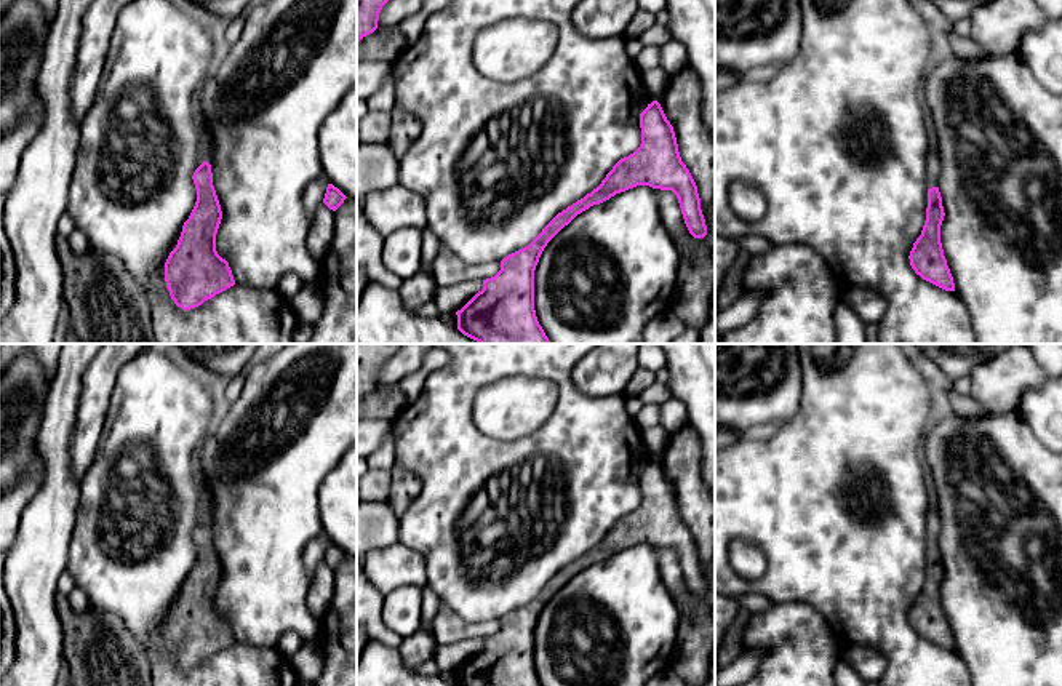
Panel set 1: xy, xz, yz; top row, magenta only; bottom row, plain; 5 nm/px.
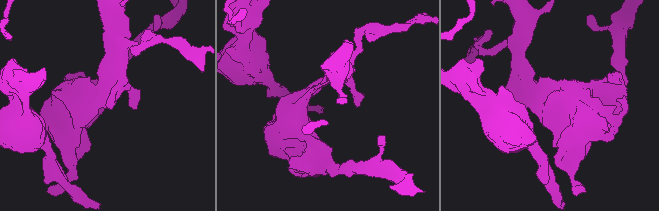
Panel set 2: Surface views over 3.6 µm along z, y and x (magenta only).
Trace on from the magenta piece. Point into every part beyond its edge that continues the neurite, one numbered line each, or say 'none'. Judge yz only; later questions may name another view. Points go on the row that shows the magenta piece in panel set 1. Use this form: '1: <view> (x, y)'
1: yz (933, 163)

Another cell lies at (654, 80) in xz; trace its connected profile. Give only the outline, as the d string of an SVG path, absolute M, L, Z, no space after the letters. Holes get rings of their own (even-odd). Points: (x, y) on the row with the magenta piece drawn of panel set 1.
M651 69L645 74L641 74L641 80L645 88L648 90L649 96L657 101L662 93L665 91L667 82L669 82L669 75L661 69Z

